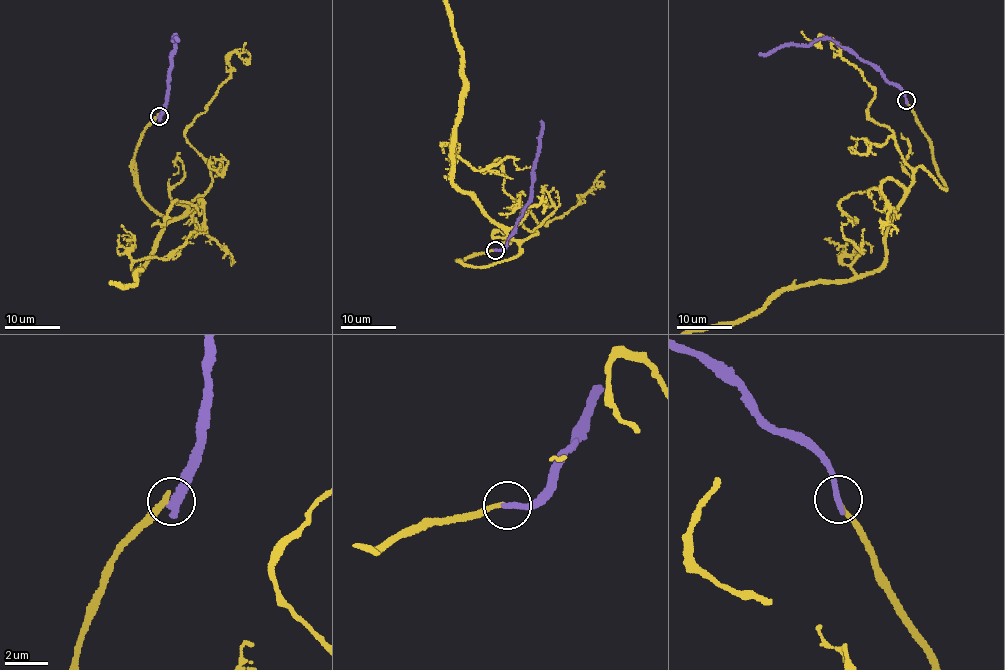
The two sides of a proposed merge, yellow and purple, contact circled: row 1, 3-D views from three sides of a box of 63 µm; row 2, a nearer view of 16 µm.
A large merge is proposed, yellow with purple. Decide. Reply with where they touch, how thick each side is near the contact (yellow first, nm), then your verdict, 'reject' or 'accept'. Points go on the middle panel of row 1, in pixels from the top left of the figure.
(495, 250) | 280/400 nm | reject

